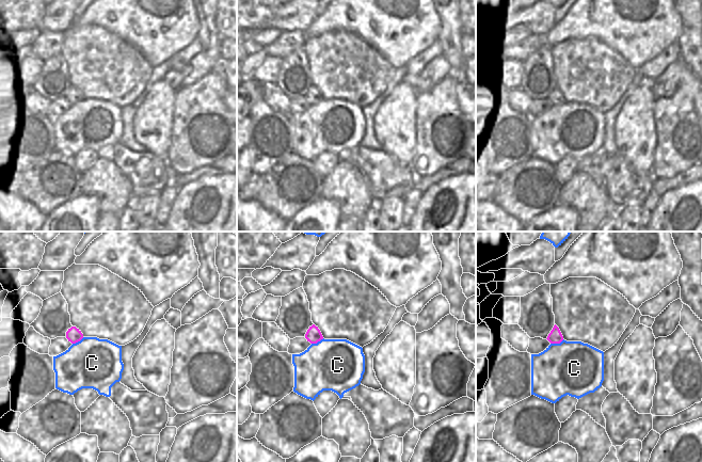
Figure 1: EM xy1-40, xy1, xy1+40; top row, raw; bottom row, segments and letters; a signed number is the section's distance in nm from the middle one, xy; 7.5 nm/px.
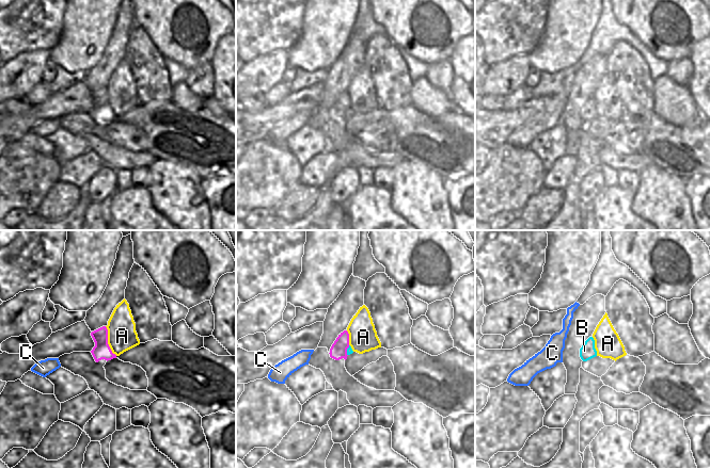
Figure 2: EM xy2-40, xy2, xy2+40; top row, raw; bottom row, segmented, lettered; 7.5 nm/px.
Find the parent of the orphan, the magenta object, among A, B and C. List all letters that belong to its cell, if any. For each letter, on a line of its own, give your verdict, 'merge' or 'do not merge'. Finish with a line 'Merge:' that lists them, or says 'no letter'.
A: do not merge
B: merge
C: do not merge
Merge: B

